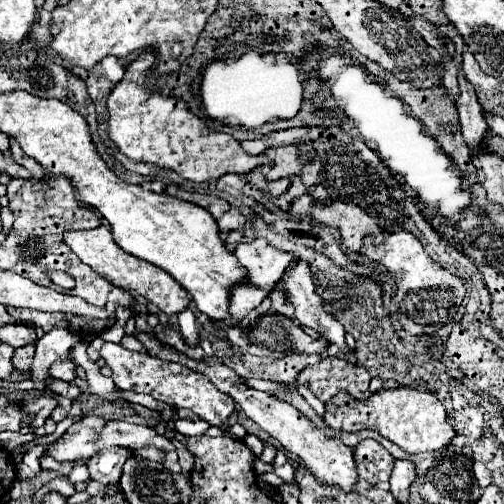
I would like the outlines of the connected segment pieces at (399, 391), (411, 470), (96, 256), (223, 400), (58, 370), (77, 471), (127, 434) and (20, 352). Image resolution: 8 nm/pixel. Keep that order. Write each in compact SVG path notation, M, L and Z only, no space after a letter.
M413 387L381 389L365 401L359 401L353 395L349 395L345 391L339 391L325 405L323 419L335 431L373 429L381 437L397 443L409 455L439 451L455 437L455 429L449 423L449 417L447 417L447 411L445 411L443 403L433 393L419 391L419 389L413 389Z
M409 459L395 461L391 473L391 493L399 503L405 503L409 499L409 487L413 481L415 481L415 463Z
M99 225L95 229L87 229L87 231L65 231L65 243L73 249L73 253L83 263L87 263L91 269L95 269L107 281L111 281L117 287L127 287L127 289L137 291L147 301L155 303L165 315L177 315L177 313L185 311L191 305L189 293L169 273L165 273L165 269L157 269L155 265L125 253L113 241L111 231L109 231L107 225Z
M103 343L101 357L113 369L113 383L121 391L135 391L135 393L149 393L157 401L163 401L173 407L187 407L195 411L203 421L209 425L219 427L223 433L229 435L229 417L235 411L235 401L221 393L209 377L173 361L163 361L139 351L127 351L117 343Z
M71 357L67 359L57 359L51 369L49 369L49 377L51 379L59 379L59 381L73 381L75 379L75 361Z
M83 457L81 461L75 461L73 471L71 471L71 475L69 475L69 479L71 479L71 483L73 483L73 485L75 485L75 483L79 483L79 481L87 481L87 479L89 479L87 461L89 461L89 457L87 457L87 459Z
M107 421L103 431L99 433L97 447L105 449L111 445L123 445L123 447L133 449L133 451L137 451L141 447L149 447L149 445L157 445L163 451L175 449L167 437L163 437L155 431L155 427L133 425L127 421Z
M25 345L21 349L15 349L13 355L13 367L19 373L29 373L31 371L31 363L33 363L33 355L35 355L35 345Z

